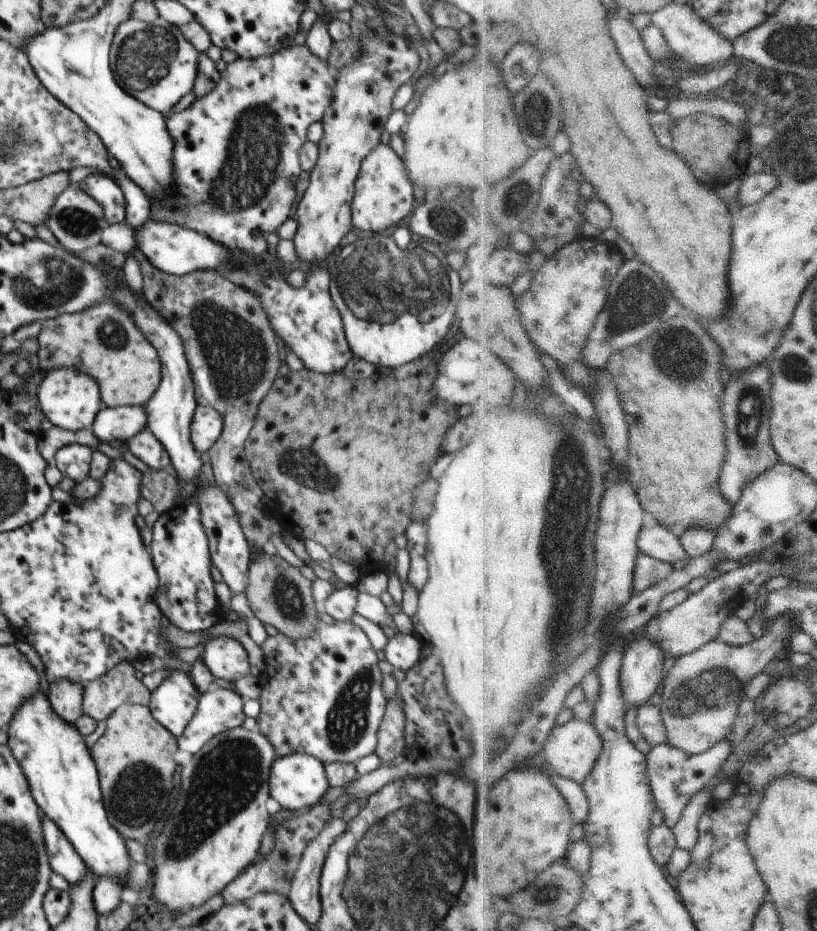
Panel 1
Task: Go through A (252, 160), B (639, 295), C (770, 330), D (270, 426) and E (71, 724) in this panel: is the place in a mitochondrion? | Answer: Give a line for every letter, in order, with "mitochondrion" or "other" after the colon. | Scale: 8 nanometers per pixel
A: mitochondrion
B: mitochondrion
C: other
D: other
E: other

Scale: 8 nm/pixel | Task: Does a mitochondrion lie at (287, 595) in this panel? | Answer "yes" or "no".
yes

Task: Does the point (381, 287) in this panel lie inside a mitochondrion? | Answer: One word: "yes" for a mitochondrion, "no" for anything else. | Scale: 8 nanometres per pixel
yes

